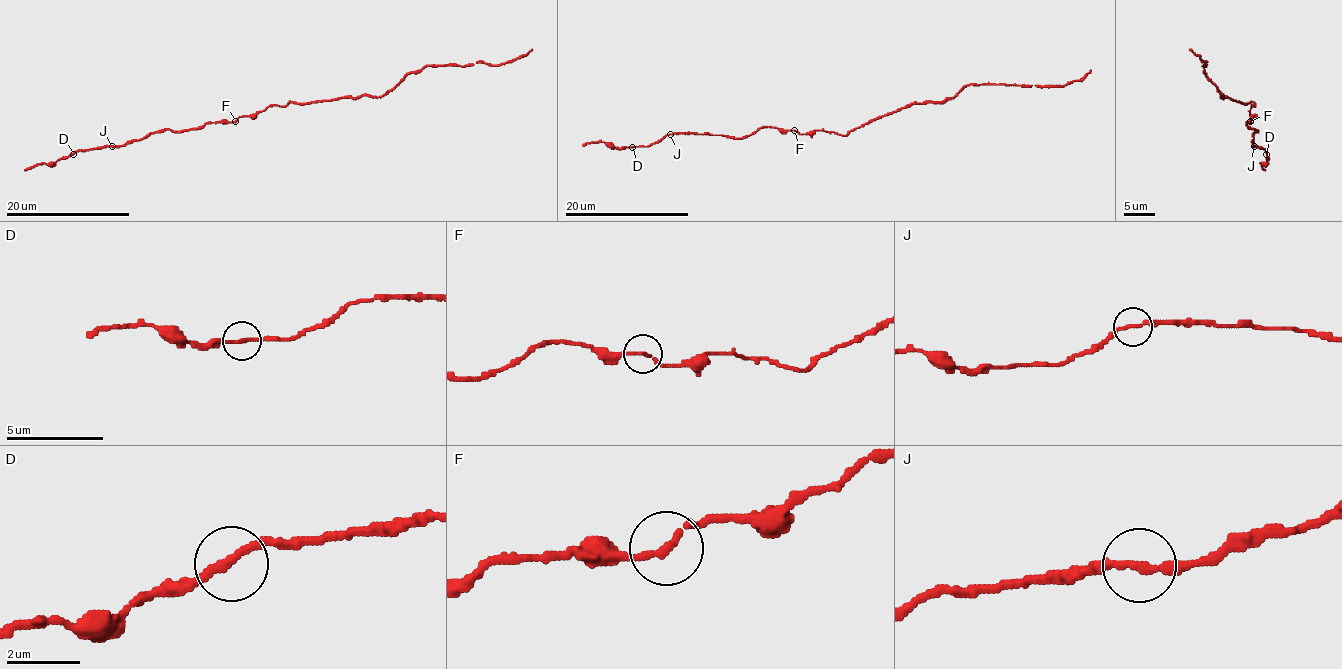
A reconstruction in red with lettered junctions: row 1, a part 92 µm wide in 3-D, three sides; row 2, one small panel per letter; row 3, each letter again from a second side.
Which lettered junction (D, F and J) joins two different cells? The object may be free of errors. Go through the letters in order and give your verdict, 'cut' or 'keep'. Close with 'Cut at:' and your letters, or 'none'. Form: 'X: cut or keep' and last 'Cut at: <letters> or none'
D: keep
F: keep
J: keep
Cut at: none

